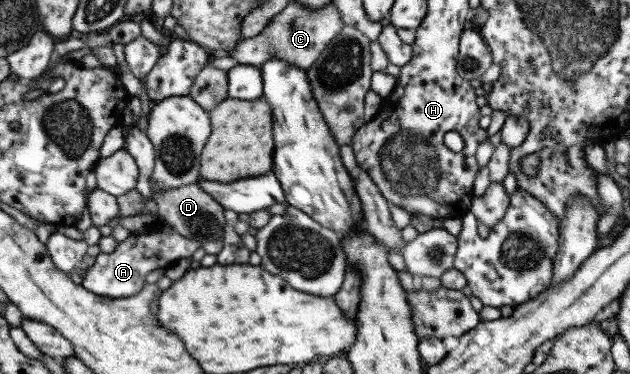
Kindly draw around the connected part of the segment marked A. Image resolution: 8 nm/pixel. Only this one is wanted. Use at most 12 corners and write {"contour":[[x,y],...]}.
{"contour":[[173,226],[130,233],[100,253],[81,283],[90,293],[137,295],[145,276],[202,245]]}

